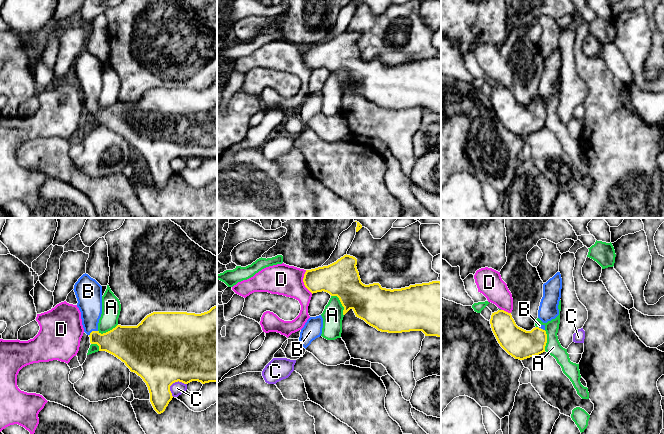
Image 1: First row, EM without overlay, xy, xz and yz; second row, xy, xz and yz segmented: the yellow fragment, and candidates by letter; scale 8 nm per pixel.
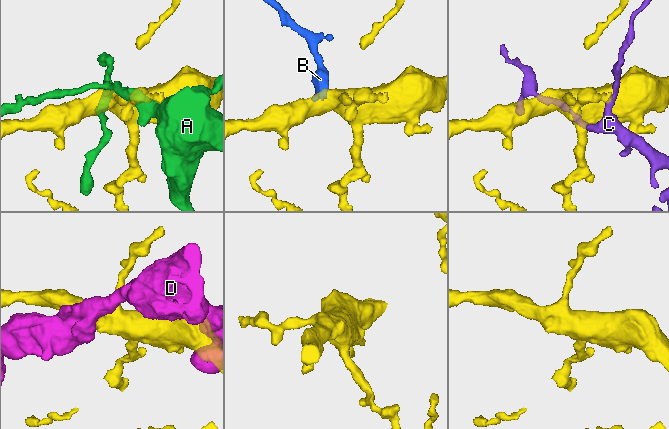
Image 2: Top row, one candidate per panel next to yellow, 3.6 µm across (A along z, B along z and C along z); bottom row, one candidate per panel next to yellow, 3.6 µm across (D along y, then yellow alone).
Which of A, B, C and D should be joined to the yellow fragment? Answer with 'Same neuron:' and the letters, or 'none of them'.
Same neuron: B

